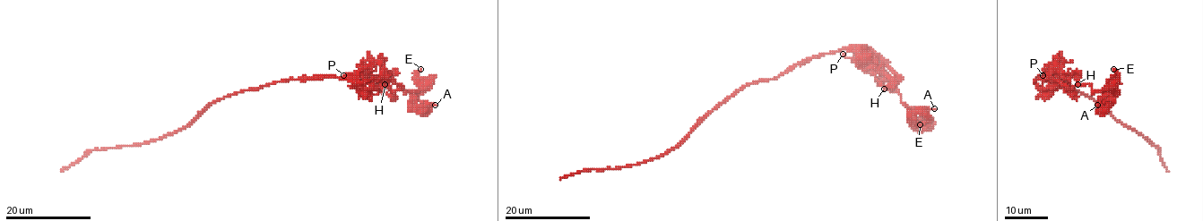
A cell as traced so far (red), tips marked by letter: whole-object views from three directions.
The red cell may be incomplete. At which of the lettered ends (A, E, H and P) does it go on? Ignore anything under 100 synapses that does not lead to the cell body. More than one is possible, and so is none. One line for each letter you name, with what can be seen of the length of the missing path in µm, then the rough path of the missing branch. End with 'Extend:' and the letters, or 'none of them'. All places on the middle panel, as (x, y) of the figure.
Extend: none of them

